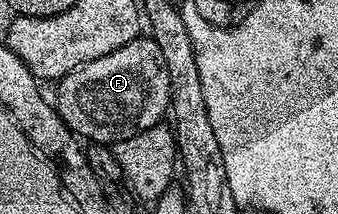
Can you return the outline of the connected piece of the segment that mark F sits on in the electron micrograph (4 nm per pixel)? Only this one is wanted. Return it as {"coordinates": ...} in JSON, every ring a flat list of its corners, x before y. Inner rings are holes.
{"coordinates":[[136,38,121,46,121,50,105,54,105,58,82,64,77,70,65,74,56,88,59,89,53,95,53,103,59,110,59,117,67,123,72,133,84,141,108,146,114,145,116,140,124,140,147,128,156,127,162,121,159,119,166,117,171,107,171,83,165,54,161,54,161,46,150,38]]}

